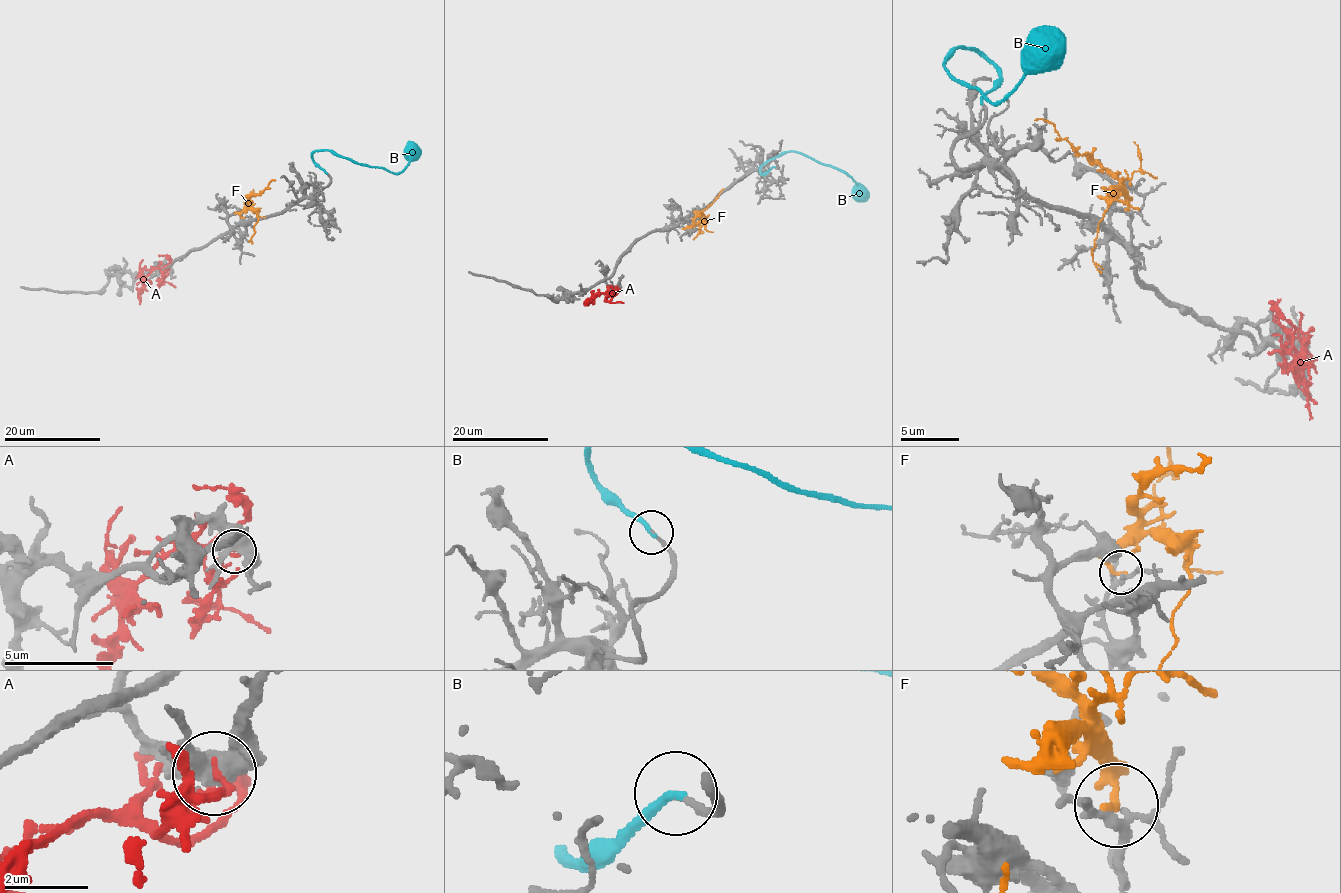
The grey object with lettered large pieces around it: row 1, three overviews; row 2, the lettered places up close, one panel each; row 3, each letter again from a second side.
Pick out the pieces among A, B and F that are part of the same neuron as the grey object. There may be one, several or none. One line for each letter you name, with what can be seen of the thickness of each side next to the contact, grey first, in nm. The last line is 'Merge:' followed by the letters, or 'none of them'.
B: calibres 170 and 200 nm
Merge: B

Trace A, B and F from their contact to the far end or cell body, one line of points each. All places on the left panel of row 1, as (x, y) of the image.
A: (168, 269), (163, 274), (159, 268), (154, 268), (146, 277), (140, 304)
B: (325, 172), (312, 156), (316, 150), (331, 150), (396, 173), (408, 164), (413, 142)
F: (242, 216), (240, 214), (247, 200), (252, 195), (259, 195), (275, 180)

